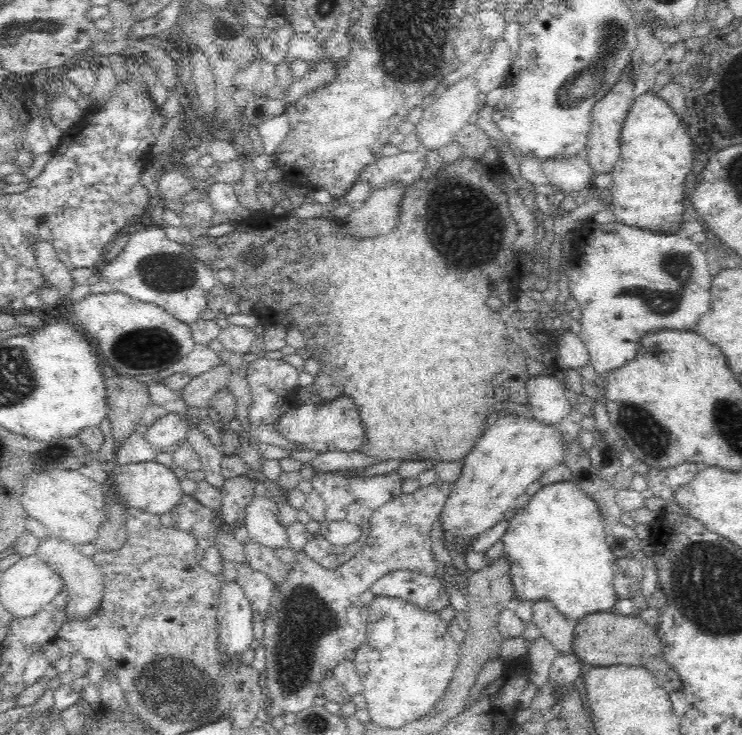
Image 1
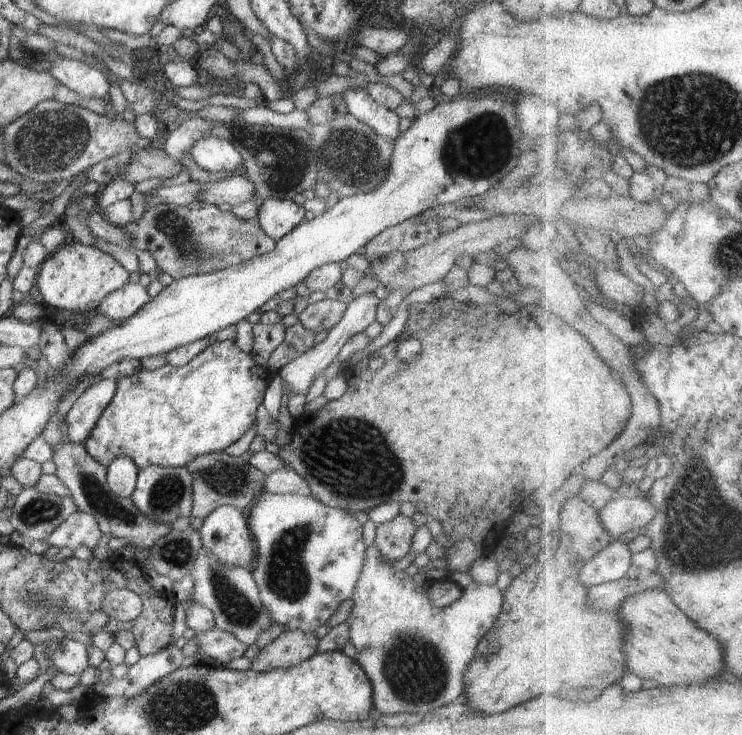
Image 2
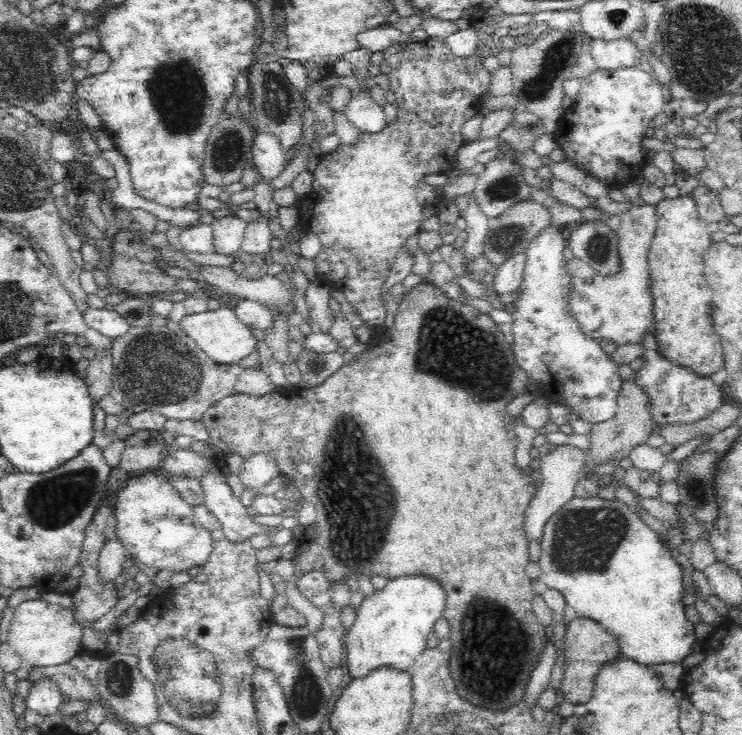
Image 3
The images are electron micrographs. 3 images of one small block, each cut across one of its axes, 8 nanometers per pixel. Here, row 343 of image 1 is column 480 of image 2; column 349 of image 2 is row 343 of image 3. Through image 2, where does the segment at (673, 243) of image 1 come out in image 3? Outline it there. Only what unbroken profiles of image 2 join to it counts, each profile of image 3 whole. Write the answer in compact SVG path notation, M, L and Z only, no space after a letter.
M653 204L634 206L620 213L619 218L621 225L616 233L622 270L618 274L600 276L591 266L576 257L567 263L572 279L572 292L568 298L568 309L572 317L580 323L584 335L596 341L606 338L617 346L642 343L643 336L655 328L647 255L658 226L658 215Z

